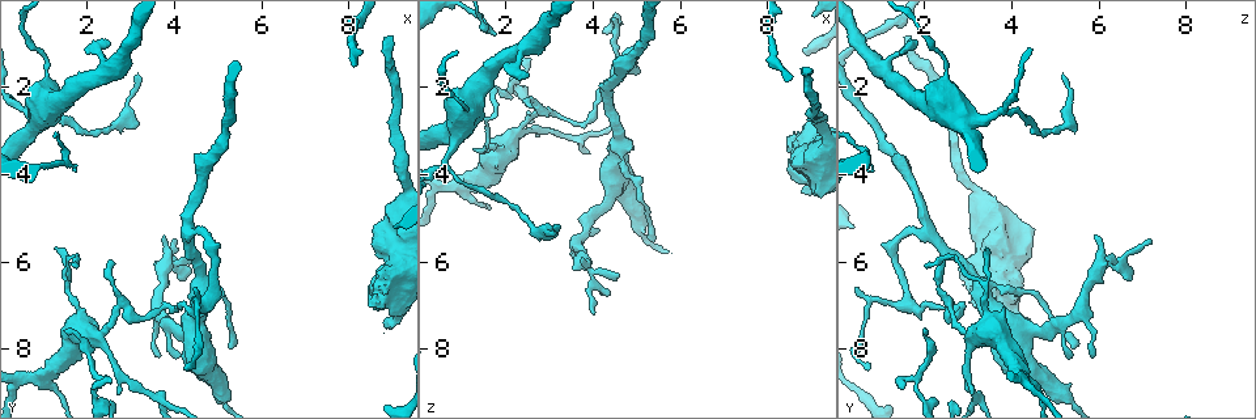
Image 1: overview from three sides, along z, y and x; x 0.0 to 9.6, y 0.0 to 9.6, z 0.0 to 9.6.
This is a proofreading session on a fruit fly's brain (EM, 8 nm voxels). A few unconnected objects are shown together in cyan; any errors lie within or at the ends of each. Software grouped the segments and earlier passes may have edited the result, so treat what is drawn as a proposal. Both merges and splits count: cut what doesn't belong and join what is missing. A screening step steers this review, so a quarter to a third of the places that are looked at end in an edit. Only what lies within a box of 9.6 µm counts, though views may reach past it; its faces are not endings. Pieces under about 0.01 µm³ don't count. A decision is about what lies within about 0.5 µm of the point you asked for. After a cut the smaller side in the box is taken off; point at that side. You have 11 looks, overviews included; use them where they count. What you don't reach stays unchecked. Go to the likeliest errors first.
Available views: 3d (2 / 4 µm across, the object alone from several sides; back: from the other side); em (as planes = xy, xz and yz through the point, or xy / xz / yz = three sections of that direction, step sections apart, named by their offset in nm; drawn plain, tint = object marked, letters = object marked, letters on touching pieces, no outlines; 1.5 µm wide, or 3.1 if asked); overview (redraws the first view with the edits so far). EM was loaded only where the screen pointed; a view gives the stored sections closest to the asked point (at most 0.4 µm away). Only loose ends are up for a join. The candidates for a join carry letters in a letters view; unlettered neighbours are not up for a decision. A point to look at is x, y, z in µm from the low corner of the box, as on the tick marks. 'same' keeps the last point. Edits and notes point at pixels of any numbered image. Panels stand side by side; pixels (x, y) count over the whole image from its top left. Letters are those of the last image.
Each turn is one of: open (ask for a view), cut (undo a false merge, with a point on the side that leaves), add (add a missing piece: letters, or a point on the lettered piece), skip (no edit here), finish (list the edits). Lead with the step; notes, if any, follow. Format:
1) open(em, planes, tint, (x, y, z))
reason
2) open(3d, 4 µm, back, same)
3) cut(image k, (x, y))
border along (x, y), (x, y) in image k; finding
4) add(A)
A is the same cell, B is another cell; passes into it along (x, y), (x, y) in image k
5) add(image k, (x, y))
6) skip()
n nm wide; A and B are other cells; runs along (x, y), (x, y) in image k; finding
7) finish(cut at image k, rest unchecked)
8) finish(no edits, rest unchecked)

open(em, planes, tint, (2.55, 1.00, 1.70))
an open end

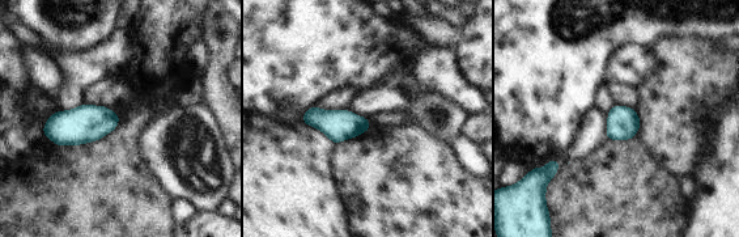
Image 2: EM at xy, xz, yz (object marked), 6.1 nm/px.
open(em, planes, letters, same)

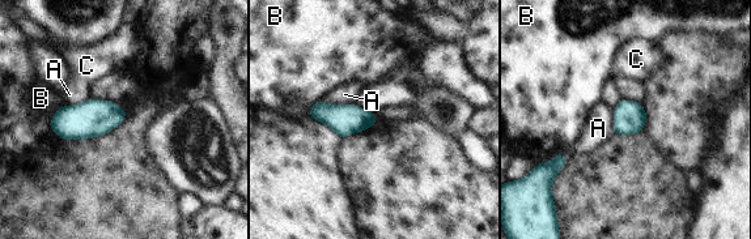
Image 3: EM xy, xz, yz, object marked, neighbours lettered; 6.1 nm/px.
skip()
A touches over 190 nm; A, B and C are other cells; border along (321, 99), (326, 103), (349, 105) in image 3; none of them fits

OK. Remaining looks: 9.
open(3d, 2 µm, (8.95, 0.90, 1.55))
an open end

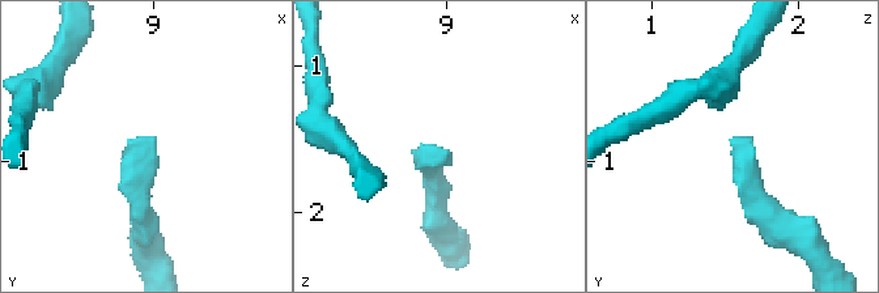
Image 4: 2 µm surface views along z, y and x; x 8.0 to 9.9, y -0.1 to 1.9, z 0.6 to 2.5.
open(em, planes, tint, (9.00, 0.82, 1.56))
shape alone is not enough

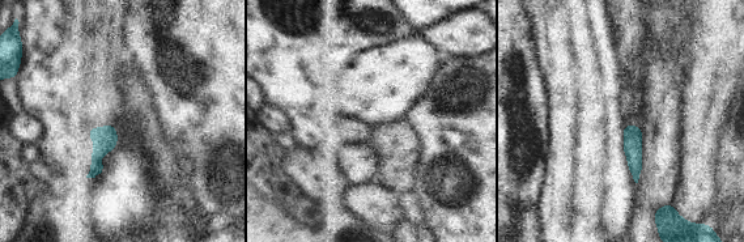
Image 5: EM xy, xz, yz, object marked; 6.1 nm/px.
open(em, planes, letters, same)

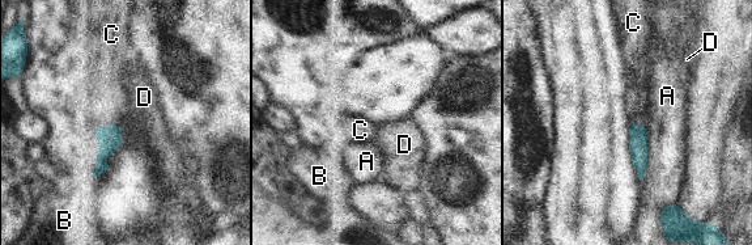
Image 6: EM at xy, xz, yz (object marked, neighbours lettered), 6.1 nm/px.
add(image 6, (111, 96))
110 nm wide; C is the same cell, A, B and D are other cells; passes into it along (110, 138), (107, 126), (111, 96) in image 6; it goes on there

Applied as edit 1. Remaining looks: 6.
open(3d, 2 µm, (2.95, 7.25, 2.60))
narrows sharply

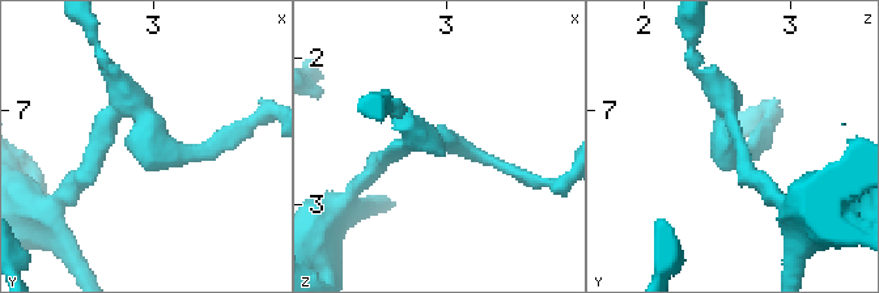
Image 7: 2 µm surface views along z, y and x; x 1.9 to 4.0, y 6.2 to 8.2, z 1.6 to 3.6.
open(em, planes, tint, (2.96, 7.20, 2.56))
3 arms; now the EM

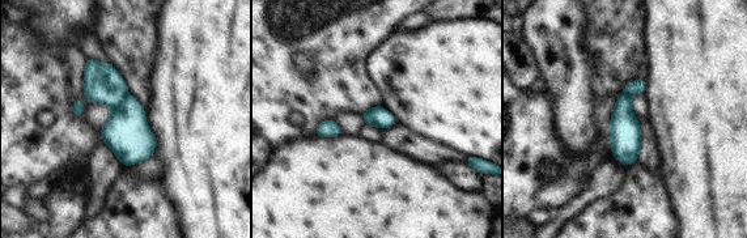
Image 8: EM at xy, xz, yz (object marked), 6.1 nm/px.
open(em, planes, letters, same)
what lies round it

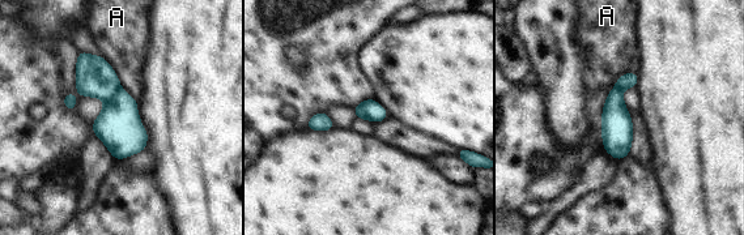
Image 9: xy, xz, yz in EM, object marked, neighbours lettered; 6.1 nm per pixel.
cut(image 9, (94, 77))
A touches over 360 nm; A is another cell; border along (119, 86), (105, 101) in image 9; a second neuron is stuck on

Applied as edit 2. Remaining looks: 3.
open(3d, 4 µm, (8.80, 7.30, 4.40))
stops while still wide

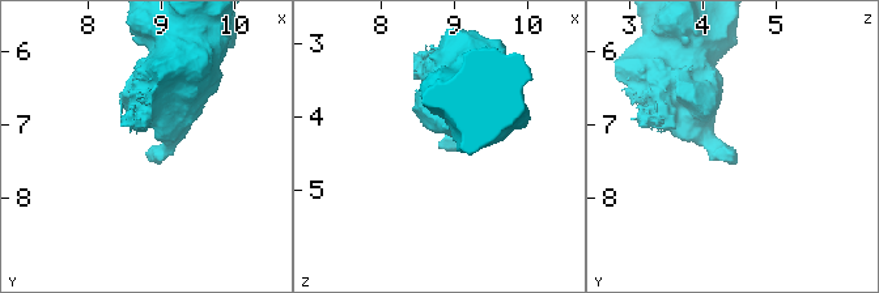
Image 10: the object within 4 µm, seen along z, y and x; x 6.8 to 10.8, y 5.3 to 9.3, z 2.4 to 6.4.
open(em, planes, letters, (8.80, 7.35, 4.40))
now the EM

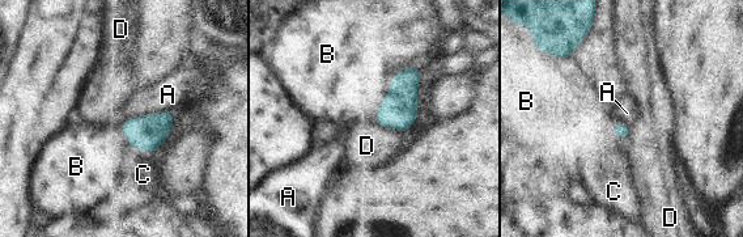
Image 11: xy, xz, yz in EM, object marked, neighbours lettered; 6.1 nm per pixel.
add(image 11, (143, 174))
C is the same cell, A, B and D are other cells; passes into it along (148, 132), (141, 148), (143, 174) in image 11; the neuron continues

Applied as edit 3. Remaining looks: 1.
open(em, planes, letters, (3.15, 1.70, 5.10))
free end

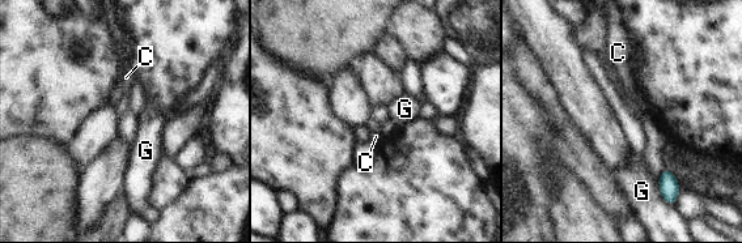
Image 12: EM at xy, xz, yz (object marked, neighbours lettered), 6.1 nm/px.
skip()
G touches over 130 nm; C and G are other cells; border along (657, 180), (660, 192), (665, 199) in image 12; none of them fits

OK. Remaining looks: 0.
finish(add at image 6, cut at image 9, add at image 11, rest unchecked)

